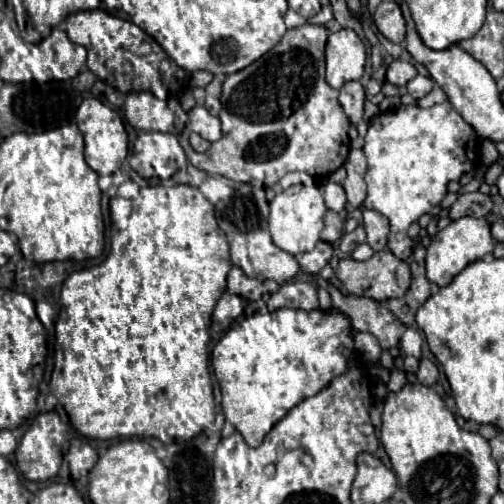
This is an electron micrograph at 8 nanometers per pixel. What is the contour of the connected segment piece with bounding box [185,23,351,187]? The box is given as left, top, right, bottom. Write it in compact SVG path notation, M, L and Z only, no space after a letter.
M305 23L301 27L287 29L283 39L269 53L249 67L227 75L221 95L223 109L219 113L219 119L223 121L223 137L211 143L205 153L195 153L185 143L189 161L209 175L217 173L239 183L247 181L253 187L273 187L289 171L305 171L311 177L325 177L325 173L333 173L343 167L349 155L351 123L337 101L337 91L325 81L323 53L327 37L329 31L323 25Z

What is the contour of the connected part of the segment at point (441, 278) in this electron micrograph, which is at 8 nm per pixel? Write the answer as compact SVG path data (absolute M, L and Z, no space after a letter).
M461 217L457 221L453 221L451 225L447 225L445 229L441 229L433 239L431 245L427 247L427 257L425 257L425 265L427 265L427 279L431 283L437 283L439 287L445 287L447 283L451 283L451 279L461 273L461 269L465 269L469 263L483 259L487 253L493 251L493 237L491 237L491 223L487 219L475 219L475 217Z

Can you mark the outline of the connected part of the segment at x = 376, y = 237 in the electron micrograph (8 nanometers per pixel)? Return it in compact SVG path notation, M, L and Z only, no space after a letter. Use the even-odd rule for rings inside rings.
M363 211L363 225L367 231L367 243L373 251L381 251L387 247L389 239L389 219L377 211Z

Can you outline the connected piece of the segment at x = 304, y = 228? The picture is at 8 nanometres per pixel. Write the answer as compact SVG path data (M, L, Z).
M293 185L281 193L275 195L275 199L271 201L271 213L269 213L269 231L271 231L271 239L273 243L299 257L301 253L313 251L321 231L323 231L323 217L327 213L323 195L317 187L305 187L305 185Z

